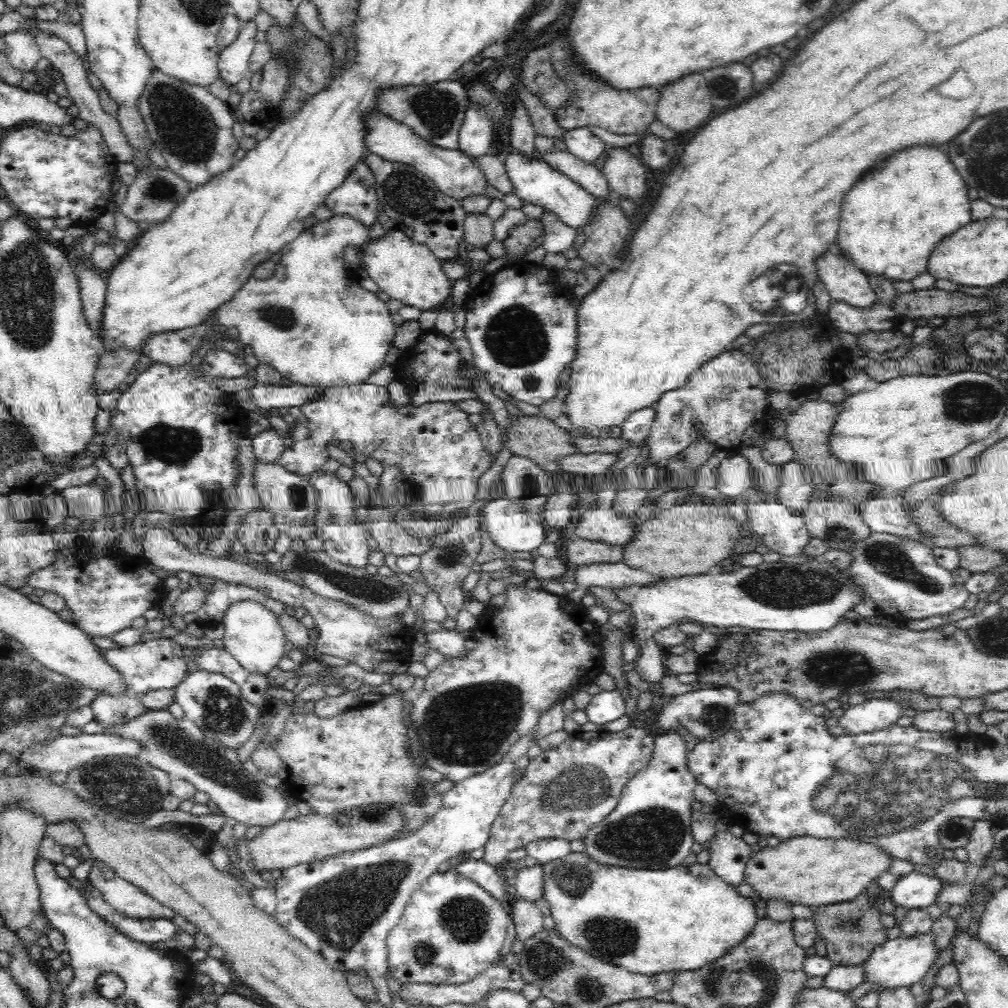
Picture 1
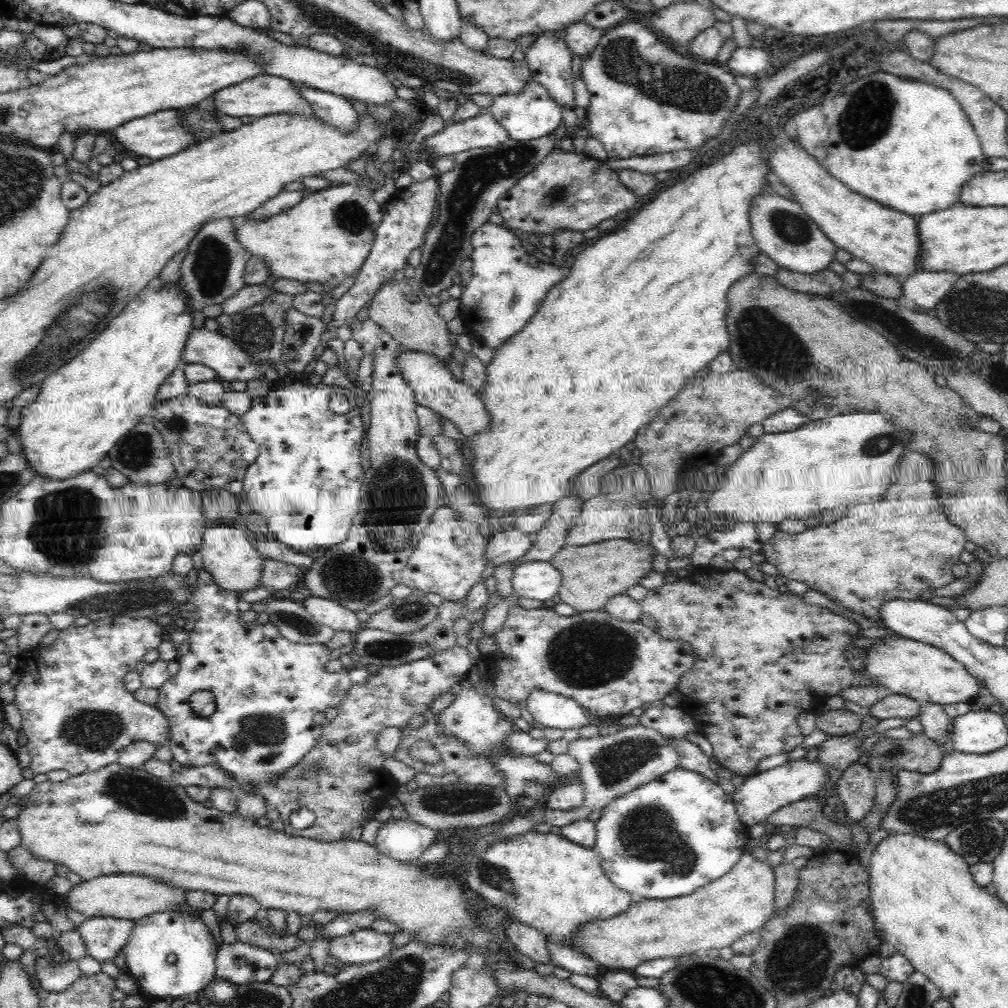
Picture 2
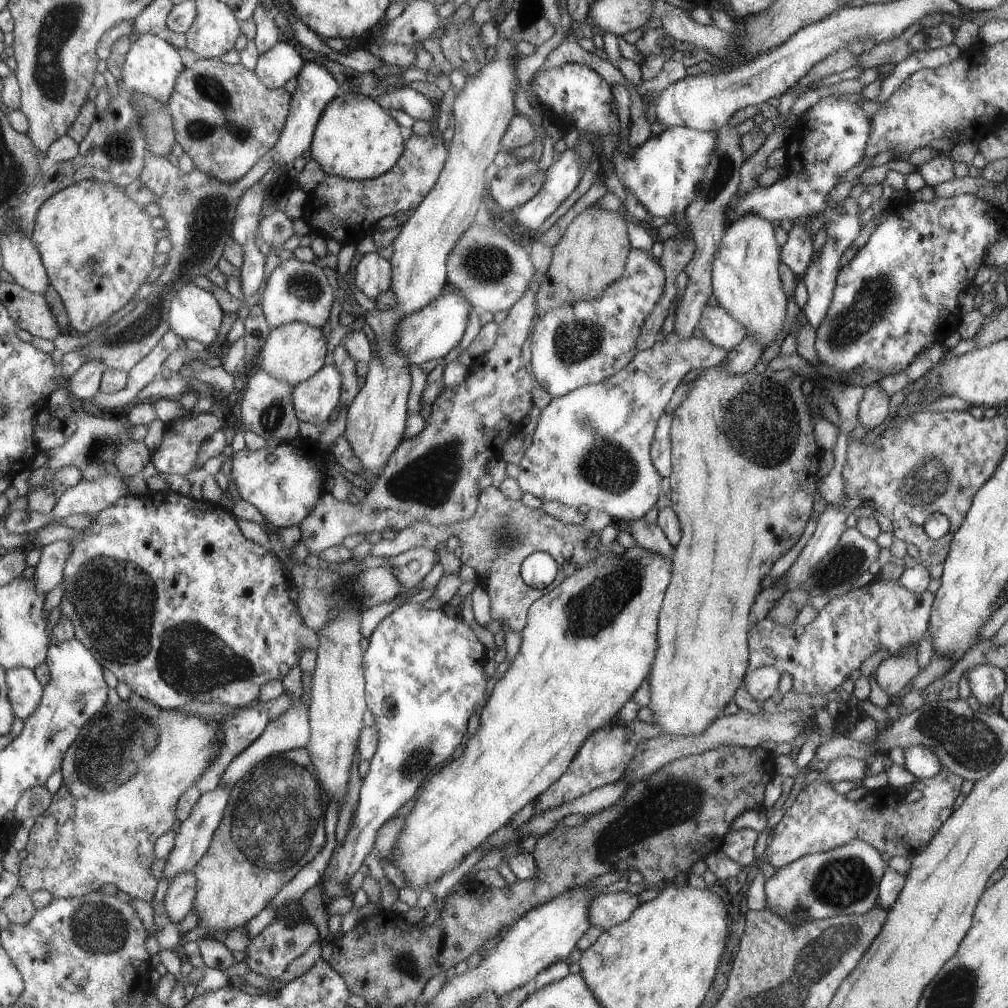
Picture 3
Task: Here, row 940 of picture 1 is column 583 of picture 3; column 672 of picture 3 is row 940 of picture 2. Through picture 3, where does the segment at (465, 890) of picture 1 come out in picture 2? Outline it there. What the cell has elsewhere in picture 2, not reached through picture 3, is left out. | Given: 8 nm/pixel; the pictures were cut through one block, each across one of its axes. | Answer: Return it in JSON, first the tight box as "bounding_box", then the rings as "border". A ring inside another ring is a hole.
{"bounding_box":[328,928,392,966],"border":[[[370,928],[336,937],[328,947],[330,956],[336,956],[344,966],[371,963],[388,956],[392,950],[392,938]]]}

